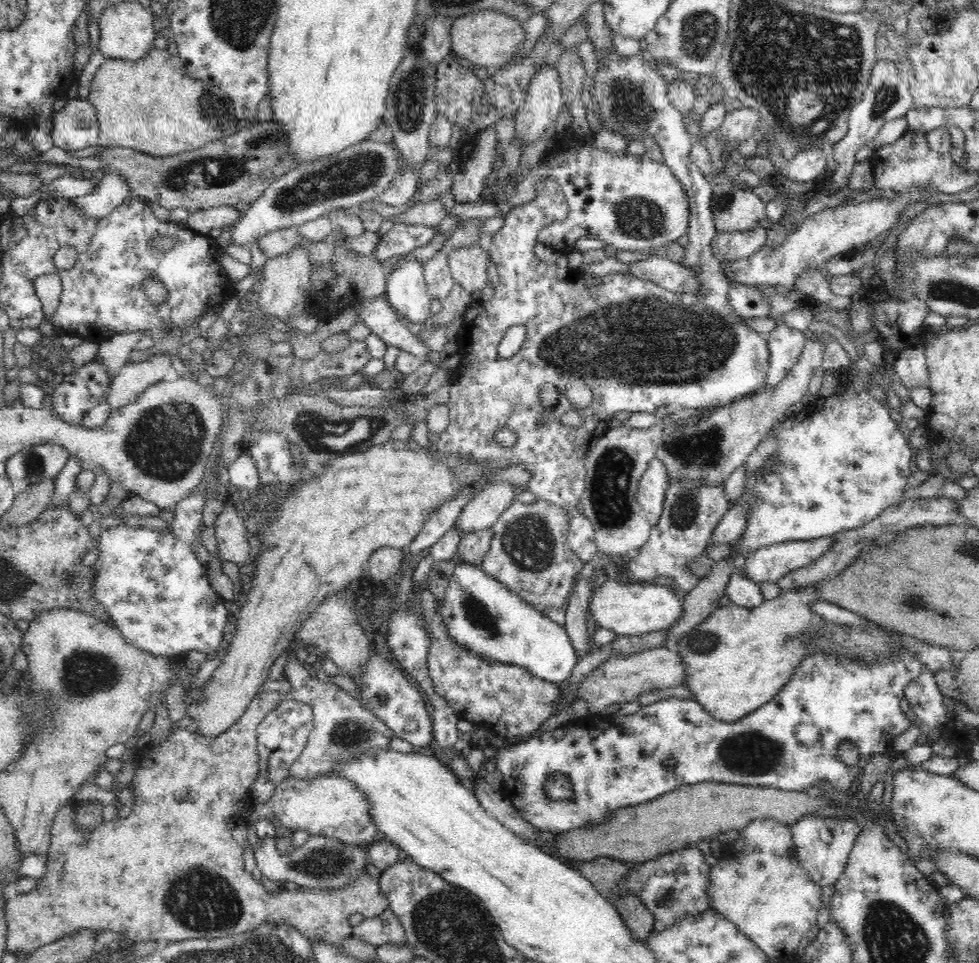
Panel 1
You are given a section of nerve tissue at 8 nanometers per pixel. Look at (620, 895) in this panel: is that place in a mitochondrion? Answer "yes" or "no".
no

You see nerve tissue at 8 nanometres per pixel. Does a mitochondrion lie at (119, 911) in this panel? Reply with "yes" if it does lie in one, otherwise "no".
no

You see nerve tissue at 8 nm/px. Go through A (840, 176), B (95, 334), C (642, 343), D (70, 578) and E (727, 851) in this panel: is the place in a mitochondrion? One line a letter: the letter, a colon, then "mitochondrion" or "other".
A: other
B: other
C: mitochondrion
D: other
E: other

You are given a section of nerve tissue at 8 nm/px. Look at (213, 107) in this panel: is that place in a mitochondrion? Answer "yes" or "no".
yes

